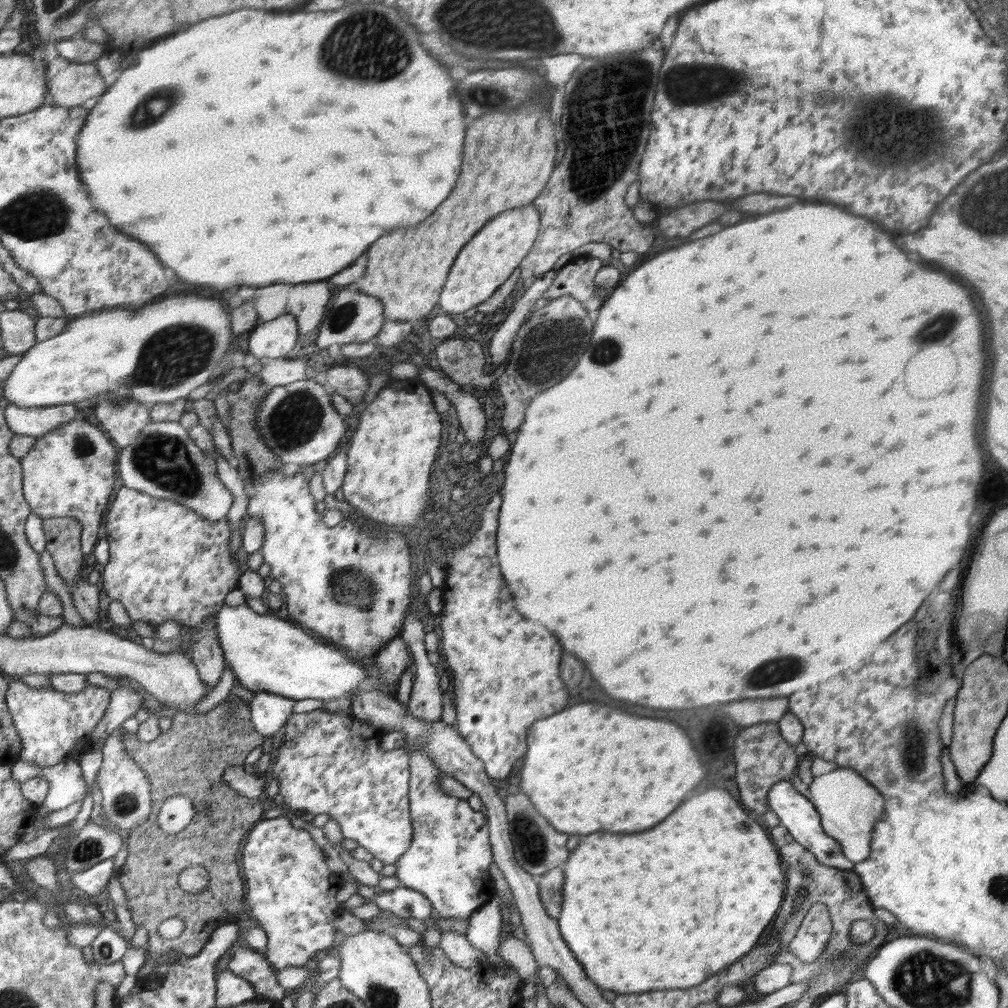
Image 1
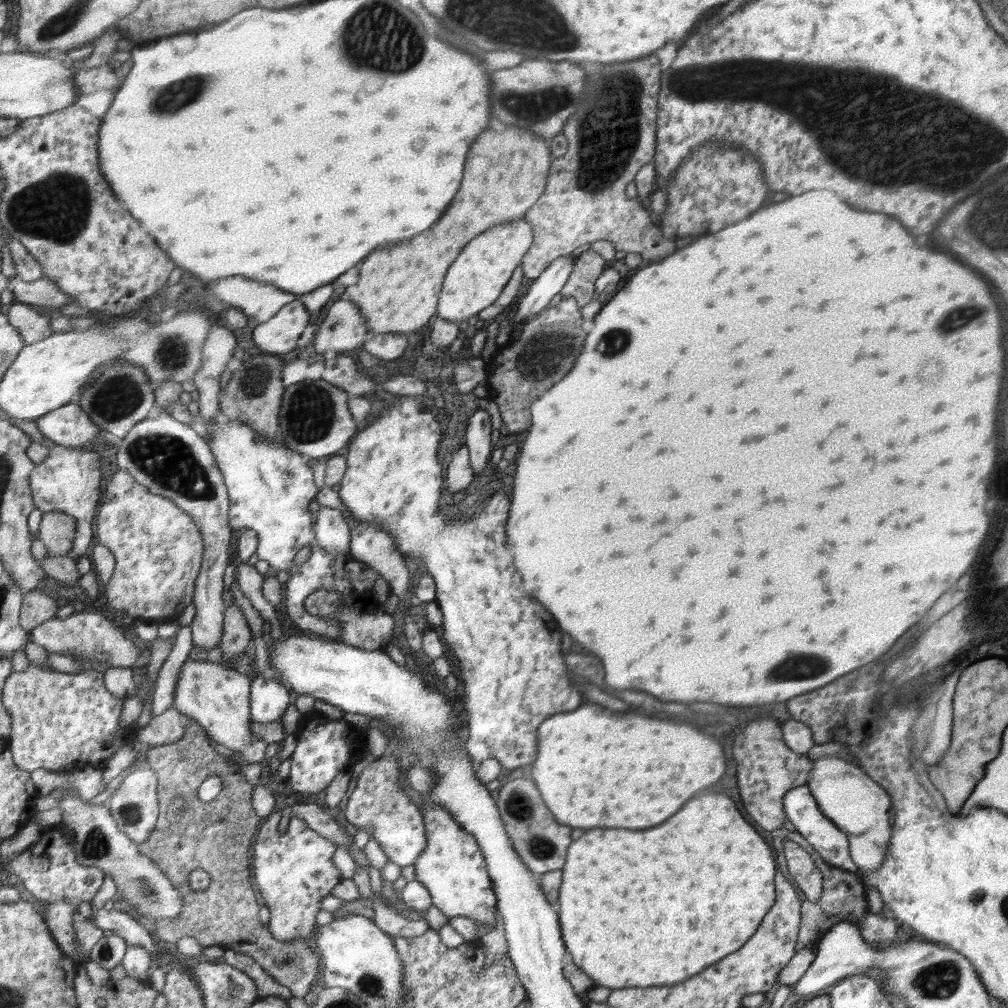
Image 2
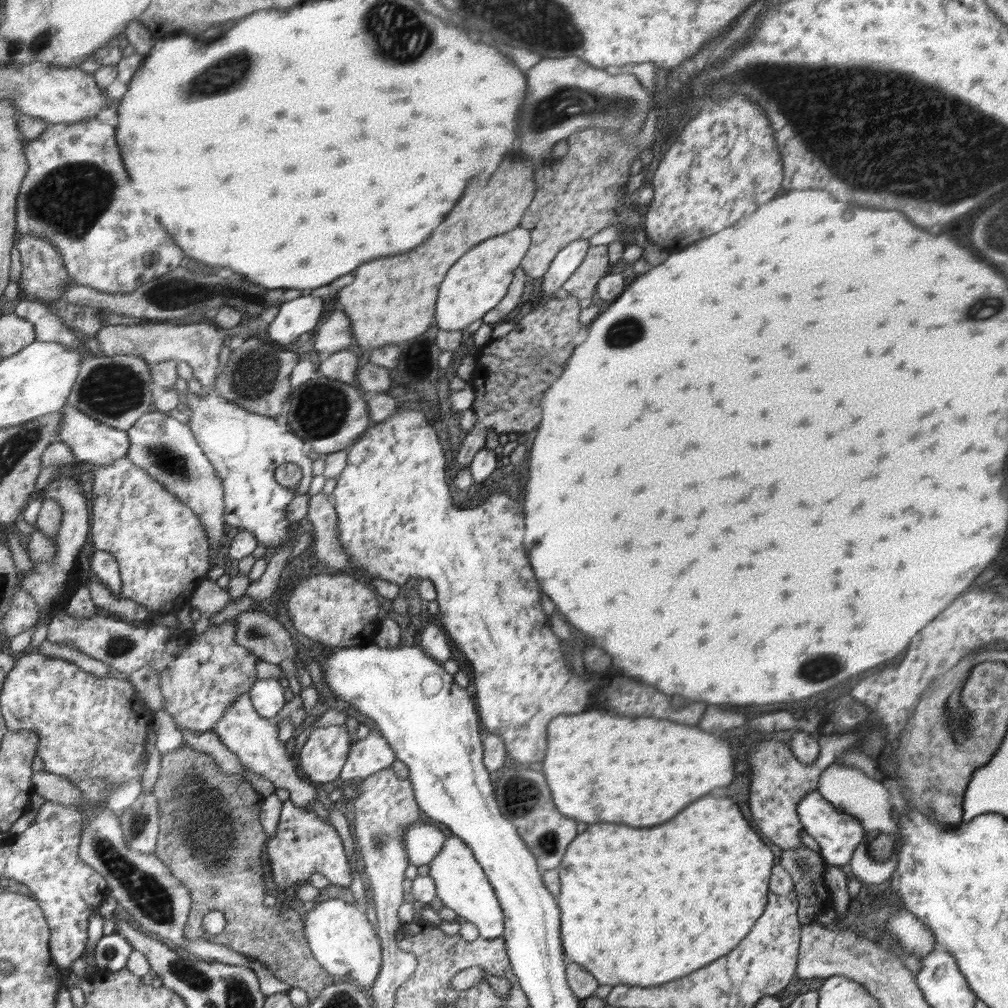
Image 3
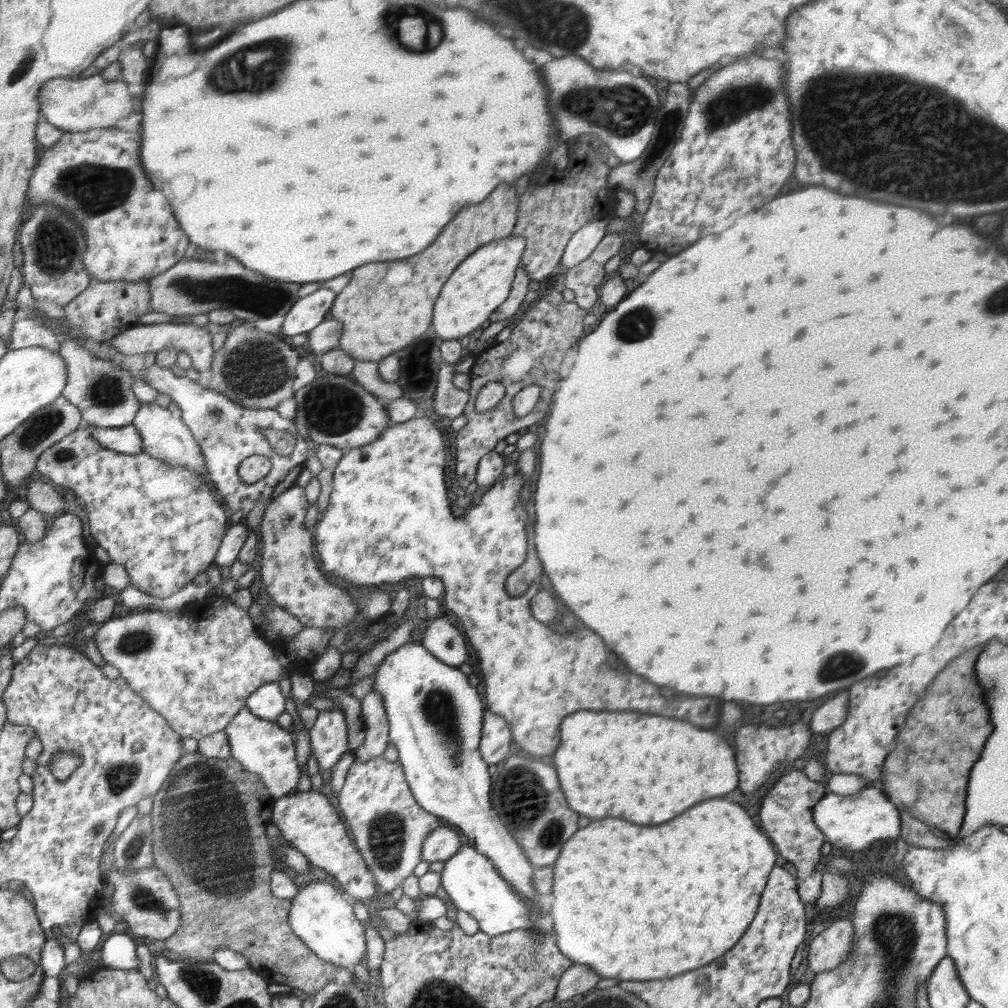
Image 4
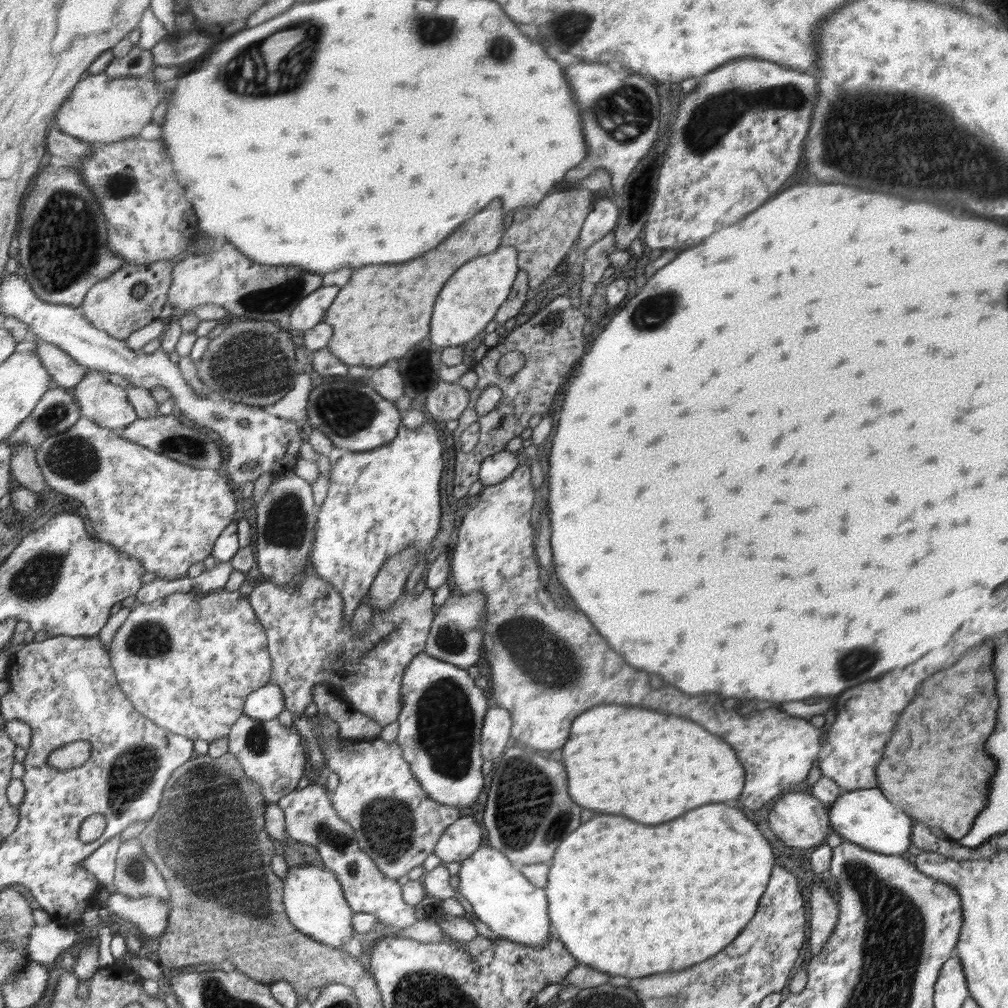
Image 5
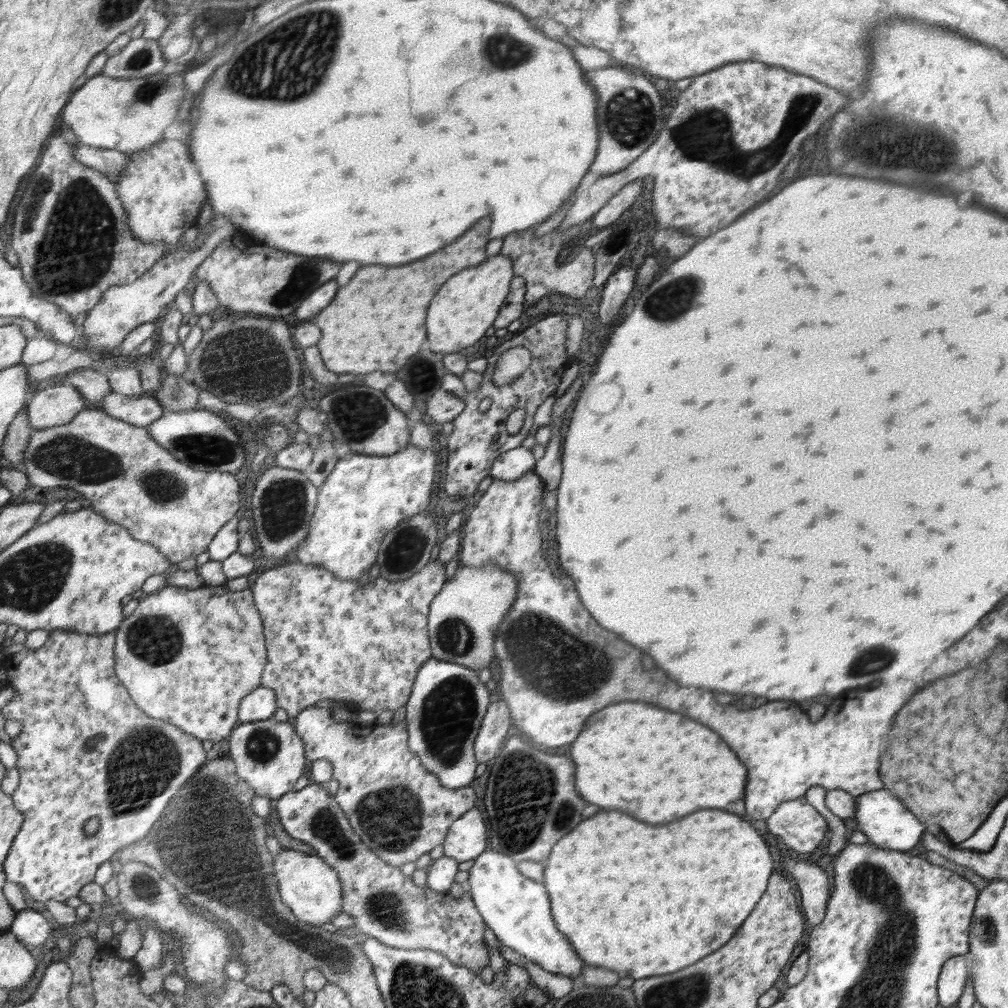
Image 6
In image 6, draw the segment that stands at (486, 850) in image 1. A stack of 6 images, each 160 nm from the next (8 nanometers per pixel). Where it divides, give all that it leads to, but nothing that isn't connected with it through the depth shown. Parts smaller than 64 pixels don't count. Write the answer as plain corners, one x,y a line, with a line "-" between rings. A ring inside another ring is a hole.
494,849
475,858
468,874
465,887
475,901
476,910
479,910
483,921
500,943
526,956
530,962
540,965
544,970
572,977
581,984
580,976
583,968
588,965
556,927
550,900
546,896
547,890
542,882
536,882
524,875
511,855

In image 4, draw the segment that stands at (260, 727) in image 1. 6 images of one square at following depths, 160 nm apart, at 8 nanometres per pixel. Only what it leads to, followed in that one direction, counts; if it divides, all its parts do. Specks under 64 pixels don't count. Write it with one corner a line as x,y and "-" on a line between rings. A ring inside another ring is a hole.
268,683
260,686
255,693
247,699
247,706
251,714
266,721
276,721
278,716
286,710
286,698
280,692
278,684

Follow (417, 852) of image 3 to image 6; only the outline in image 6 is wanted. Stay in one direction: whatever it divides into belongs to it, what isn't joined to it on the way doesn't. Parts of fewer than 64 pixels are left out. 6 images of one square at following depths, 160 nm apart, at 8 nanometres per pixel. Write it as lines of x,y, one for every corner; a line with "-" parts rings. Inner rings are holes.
472,809
464,813
450,826
443,844
443,856
455,858
459,862
474,860
486,848
486,826
480,810

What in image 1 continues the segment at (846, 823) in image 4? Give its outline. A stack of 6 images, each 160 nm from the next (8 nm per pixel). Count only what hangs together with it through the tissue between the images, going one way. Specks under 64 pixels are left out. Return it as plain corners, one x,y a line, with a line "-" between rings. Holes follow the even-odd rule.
781,780
776,782
776,785
772,786
770,792
768,792
767,805
780,819
779,824
789,830
788,834
791,834
798,844
814,853
819,863
836,867
843,871
854,868
855,864
842,854
841,844
823,831
821,816
812,802
796,791
792,781

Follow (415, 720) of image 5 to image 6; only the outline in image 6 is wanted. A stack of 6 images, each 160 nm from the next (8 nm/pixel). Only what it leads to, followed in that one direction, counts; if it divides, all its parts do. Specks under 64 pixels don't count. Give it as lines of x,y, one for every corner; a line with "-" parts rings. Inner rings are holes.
436,658
428,660
419,670
414,689
405,705
405,720
408,723
410,749
418,754
423,767
439,778
439,782
448,789
464,789
474,780
474,770
478,761
473,746
478,736
478,726
486,715
490,704
490,692
478,680
477,672
461,666
459,663
442,661

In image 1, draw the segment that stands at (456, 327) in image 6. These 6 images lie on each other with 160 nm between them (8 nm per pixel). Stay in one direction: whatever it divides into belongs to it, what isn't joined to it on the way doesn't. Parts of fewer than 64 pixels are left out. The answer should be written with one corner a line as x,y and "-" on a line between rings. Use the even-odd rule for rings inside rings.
532,203
524,206
517,206
515,209
508,209
500,213
500,218
488,221
488,226
484,225
484,230
468,241
468,250
456,257
456,266
452,267
452,278
448,278
447,285
444,286
444,298
440,298
440,312
448,315
460,314
489,300
490,296
498,290
498,287
519,268
521,260
528,254
537,238
540,226
540,213

